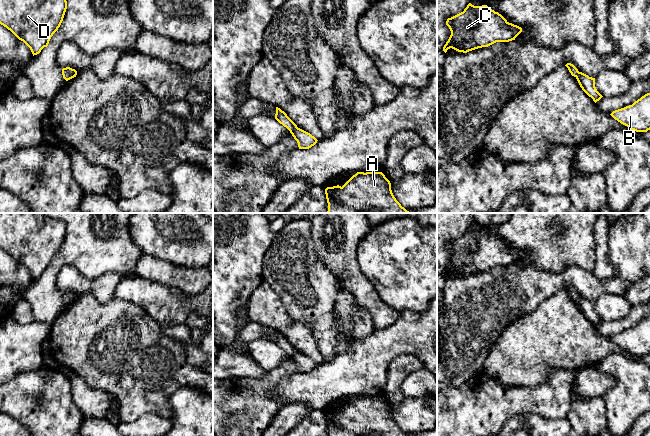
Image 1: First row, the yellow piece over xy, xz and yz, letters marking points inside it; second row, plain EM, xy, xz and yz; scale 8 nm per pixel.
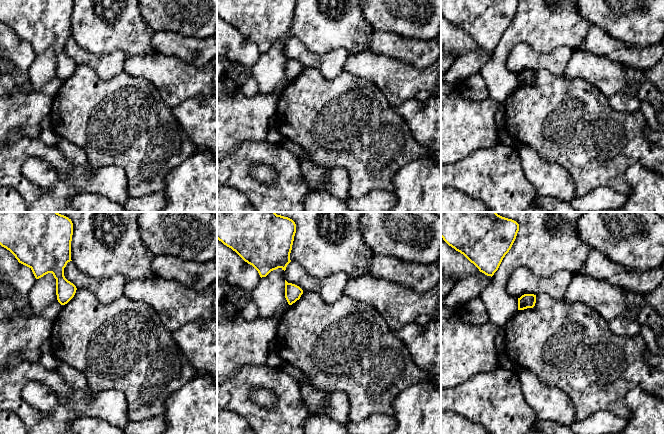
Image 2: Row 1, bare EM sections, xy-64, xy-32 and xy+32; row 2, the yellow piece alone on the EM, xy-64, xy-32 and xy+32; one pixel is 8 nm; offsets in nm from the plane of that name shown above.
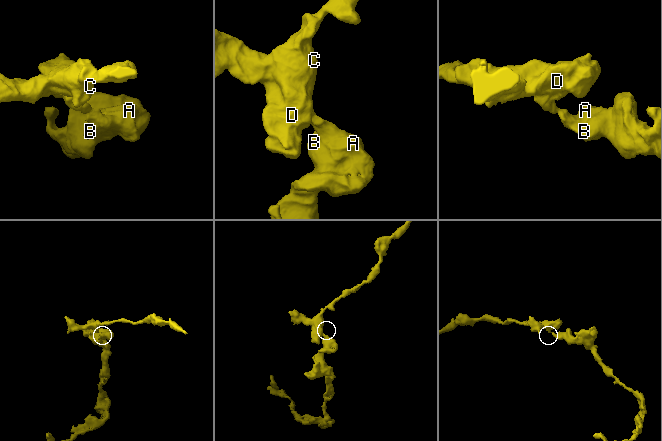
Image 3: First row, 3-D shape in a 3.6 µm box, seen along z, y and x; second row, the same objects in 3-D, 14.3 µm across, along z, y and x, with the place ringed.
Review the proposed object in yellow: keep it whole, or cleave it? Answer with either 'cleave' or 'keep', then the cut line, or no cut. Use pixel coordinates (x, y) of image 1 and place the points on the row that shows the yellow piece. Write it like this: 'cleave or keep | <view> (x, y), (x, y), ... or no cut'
keep | no cut

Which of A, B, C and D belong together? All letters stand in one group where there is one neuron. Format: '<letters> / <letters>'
A B C D

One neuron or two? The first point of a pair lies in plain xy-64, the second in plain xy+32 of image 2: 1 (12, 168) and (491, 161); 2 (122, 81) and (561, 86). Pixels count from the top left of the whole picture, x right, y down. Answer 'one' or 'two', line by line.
1: one
2: one

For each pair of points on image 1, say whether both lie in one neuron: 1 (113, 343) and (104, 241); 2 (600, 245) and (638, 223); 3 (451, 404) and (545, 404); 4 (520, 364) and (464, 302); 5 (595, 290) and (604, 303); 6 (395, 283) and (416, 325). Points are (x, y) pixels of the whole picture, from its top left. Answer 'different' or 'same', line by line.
1: different
2: different
3: same
4: different
5: different
6: different

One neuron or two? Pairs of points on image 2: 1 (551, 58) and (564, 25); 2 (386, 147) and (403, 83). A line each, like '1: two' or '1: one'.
1: two
2: two

